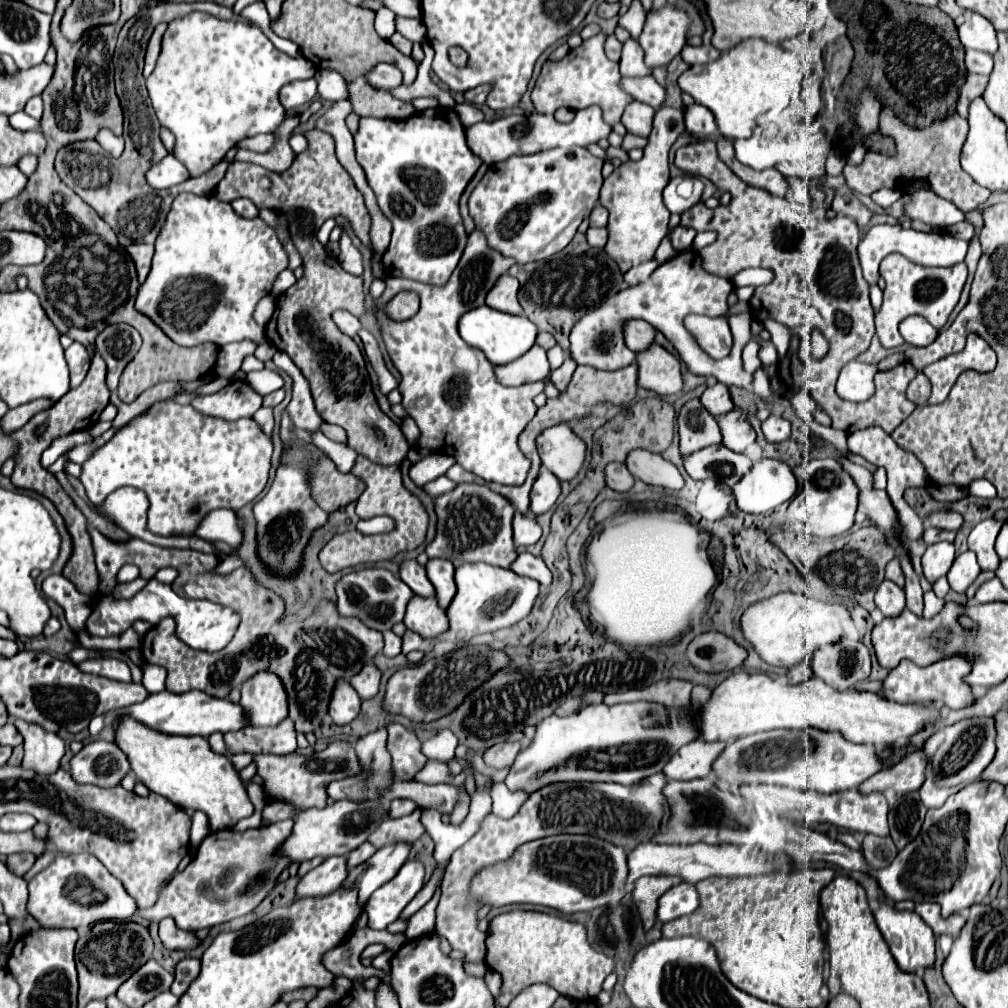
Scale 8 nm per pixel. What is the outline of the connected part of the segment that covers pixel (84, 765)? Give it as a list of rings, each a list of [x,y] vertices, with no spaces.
[[[94,740],[70,760],[70,774],[78,784],[118,786],[128,770],[128,758],[114,742]]]

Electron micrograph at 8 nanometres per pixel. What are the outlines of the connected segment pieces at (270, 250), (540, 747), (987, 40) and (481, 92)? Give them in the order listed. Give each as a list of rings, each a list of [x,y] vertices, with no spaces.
[[[180,194],[176,196],[168,216],[166,216],[166,222],[164,222],[164,228],[160,228],[160,236],[156,238],[156,244],[154,244],[154,256],[152,256],[152,268],[148,272],[148,280],[138,288],[138,296],[136,296],[136,304],[134,308],[140,310],[140,314],[148,316],[164,334],[172,336],[172,340],[180,346],[196,346],[196,344],[202,344],[202,342],[214,342],[218,346],[224,346],[228,342],[236,342],[236,340],[244,340],[244,338],[250,338],[250,340],[256,340],[258,344],[264,342],[264,328],[260,328],[254,320],[252,320],[252,312],[258,304],[260,298],[264,298],[266,294],[270,294],[270,288],[274,284],[274,280],[278,278],[278,274],[282,270],[286,270],[288,266],[288,256],[280,244],[280,240],[276,238],[276,232],[274,228],[266,226],[260,218],[254,218],[254,220],[246,220],[242,216],[238,216],[230,204],[226,202],[220,202],[216,200],[214,196],[196,196],[196,194]]]
[[[658,702],[630,704],[596,704],[572,716],[548,716],[536,726],[532,744],[518,754],[506,776],[510,790],[534,792],[552,782],[616,782],[636,784],[646,776],[662,772],[670,758],[688,742],[696,740],[696,728],[676,720],[676,724],[660,724],[660,728],[644,728],[640,720],[648,716],[648,708],[662,708]]]
[[[970,14],[964,24],[958,26],[958,36],[964,48],[982,50],[988,54],[994,54],[998,48],[996,42],[996,30],[994,26],[980,14]]]
[[[478,86],[478,88],[468,90],[468,92],[464,94],[464,98],[466,98],[466,102],[480,106],[480,104],[484,104],[484,102],[486,102],[488,92],[490,92],[490,86]]]

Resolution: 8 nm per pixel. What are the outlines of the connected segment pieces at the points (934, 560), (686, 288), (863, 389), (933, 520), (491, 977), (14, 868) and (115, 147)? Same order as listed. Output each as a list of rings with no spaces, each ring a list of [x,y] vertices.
[[[936,542],[928,546],[926,552],[922,554],[922,568],[926,580],[936,582],[940,576],[946,576],[954,558],[956,558],[954,544],[950,542]]]
[[[688,250],[676,254],[672,260],[660,264],[648,280],[638,286],[626,288],[612,298],[608,298],[600,308],[588,312],[580,318],[580,322],[572,328],[570,334],[570,354],[578,364],[588,364],[598,370],[618,370],[630,366],[634,362],[634,352],[626,348],[622,336],[622,322],[628,318],[644,318],[650,322],[658,332],[662,332],[672,346],[678,350],[680,360],[684,360],[686,368],[700,376],[713,376],[719,382],[730,387],[732,385],[745,387],[752,384],[754,376],[744,371],[740,349],[751,339],[751,313],[740,313],[728,318],[728,323],[733,334],[733,346],[730,354],[722,360],[714,360],[708,354],[700,352],[702,348],[696,340],[688,334],[682,320],[688,314],[704,314],[704,316],[722,316],[728,308],[726,298],[732,290],[732,282],[712,276],[704,272],[702,260],[698,252]]]
[[[848,362],[838,376],[836,390],[842,398],[852,402],[864,402],[874,394],[874,366],[862,362]]]
[[[948,510],[948,512],[932,512],[932,516],[926,516],[926,520],[930,526],[934,528],[942,528],[942,530],[958,530],[962,526],[962,516]]]
[[[488,969],[484,979],[493,997],[498,997],[501,993],[502,986],[502,978],[500,974],[492,969]]]
[[[12,854],[12,856],[8,856],[6,866],[8,866],[8,870],[14,872],[16,876],[24,876],[24,874],[32,868],[34,860],[36,860],[36,858],[34,858],[32,854]]]
[[[102,128],[102,130],[96,134],[94,140],[96,140],[110,156],[114,156],[114,158],[118,158],[118,156],[122,154],[122,150],[124,150],[124,138],[114,136],[112,130],[108,130],[108,128]]]

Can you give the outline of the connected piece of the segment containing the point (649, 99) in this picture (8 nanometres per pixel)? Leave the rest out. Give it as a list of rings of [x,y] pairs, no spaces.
[[[622,76],[620,88],[624,88],[624,92],[628,92],[634,100],[650,104],[656,110],[664,102],[664,88],[654,80],[654,76],[640,76],[640,78]]]

